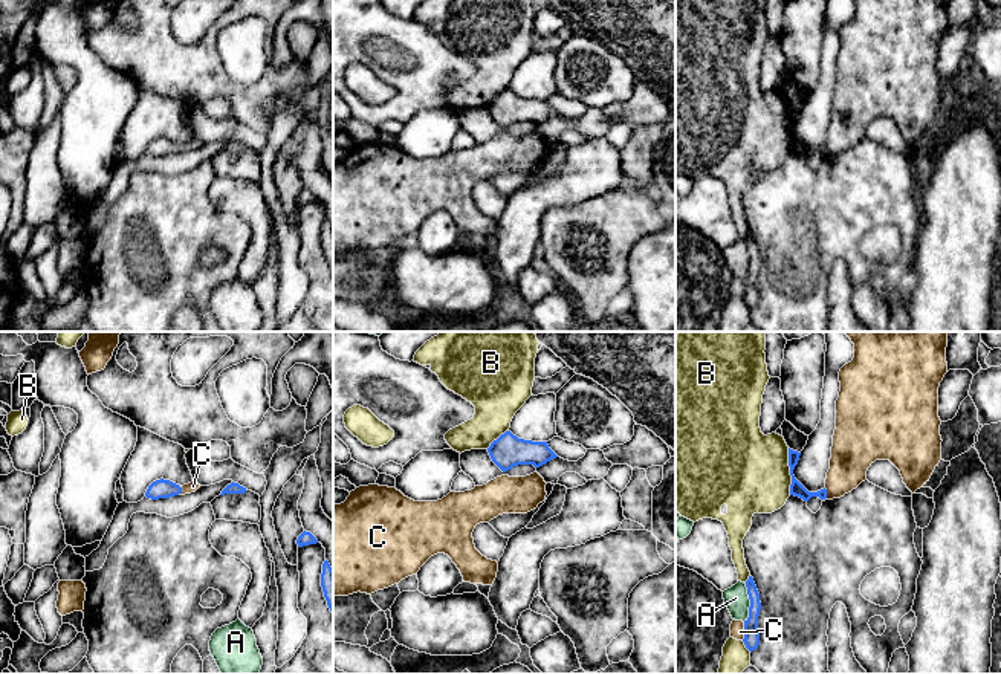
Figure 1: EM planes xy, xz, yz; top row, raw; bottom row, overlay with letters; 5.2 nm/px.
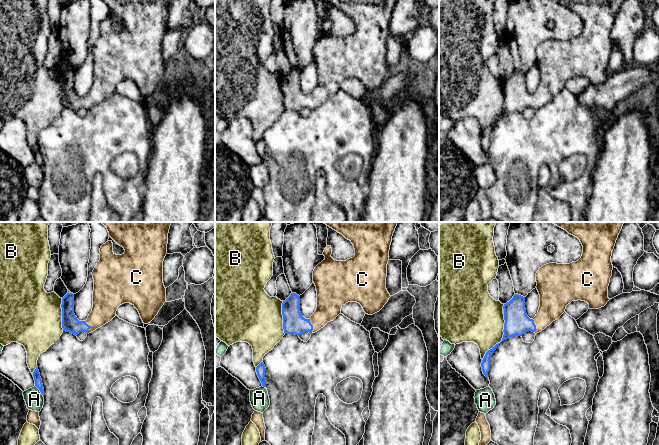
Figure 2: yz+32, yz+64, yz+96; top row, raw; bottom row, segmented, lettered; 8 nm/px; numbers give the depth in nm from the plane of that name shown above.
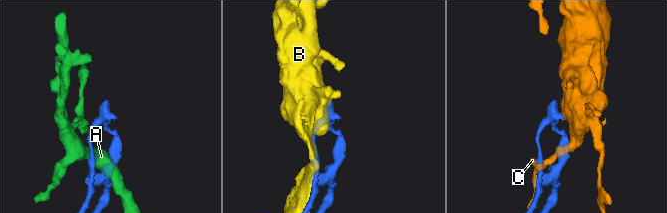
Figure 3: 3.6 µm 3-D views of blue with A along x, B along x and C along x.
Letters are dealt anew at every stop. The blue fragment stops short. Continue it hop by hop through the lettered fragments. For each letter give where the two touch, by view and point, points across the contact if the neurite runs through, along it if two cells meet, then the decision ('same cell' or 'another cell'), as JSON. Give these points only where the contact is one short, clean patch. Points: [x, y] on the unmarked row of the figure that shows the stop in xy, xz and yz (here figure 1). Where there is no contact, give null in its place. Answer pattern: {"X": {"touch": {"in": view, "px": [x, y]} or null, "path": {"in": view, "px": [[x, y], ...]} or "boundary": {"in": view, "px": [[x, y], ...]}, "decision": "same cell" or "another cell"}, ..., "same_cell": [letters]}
{"A": {"touch": {"in": "yz", "px": [751, 260]}, "boundary": {"in": "yz", "px": [[745, 242], [749, 272], [743, 278]]}, "decision": "another cell"}, "B": {"touch": {"in": "yz", "px": [790, 129]}, "decision": "another cell"}, "C": {"touch": {"in": "yz", "px": [745, 289]}, "decision": "same cell"}, "same_cell": ["C"]}

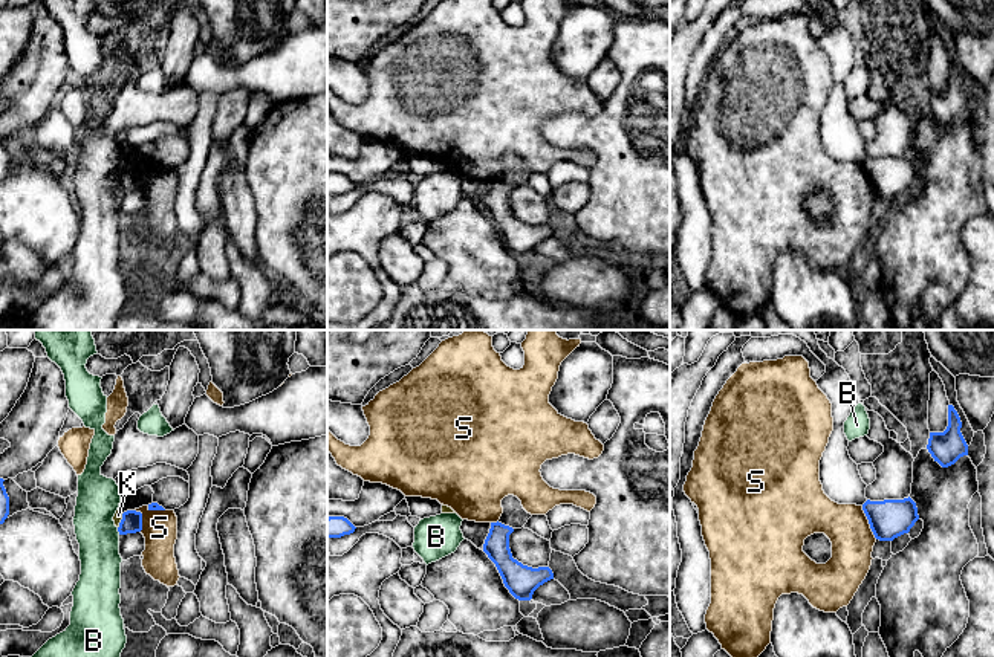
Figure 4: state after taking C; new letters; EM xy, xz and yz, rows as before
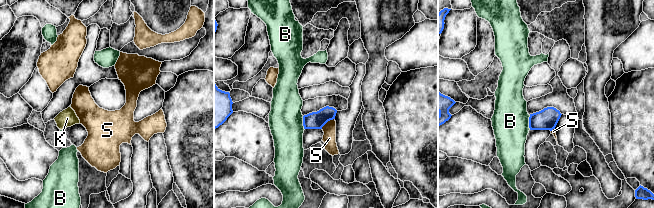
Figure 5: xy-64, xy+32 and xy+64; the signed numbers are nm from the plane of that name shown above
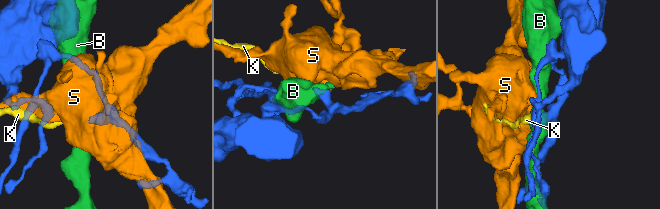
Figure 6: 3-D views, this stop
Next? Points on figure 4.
{"B": {"touch": {"in": "xy", "px": [118, 188]}, "decision": "another cell"}, "K": {"touch": {"in": "xy", "px": [121, 179]}, "boundary": {"in": "xy", "px": [[123, 171], [118, 185]]}, "decision": "another cell"}, "S": {"touch": {"in": "yz", "px": [869, 181]}, "boundary": {"in": "yz", "px": [[861, 164], [869, 185], [877, 196]]}, "decision": "another cell"}, "same_cell": []}

